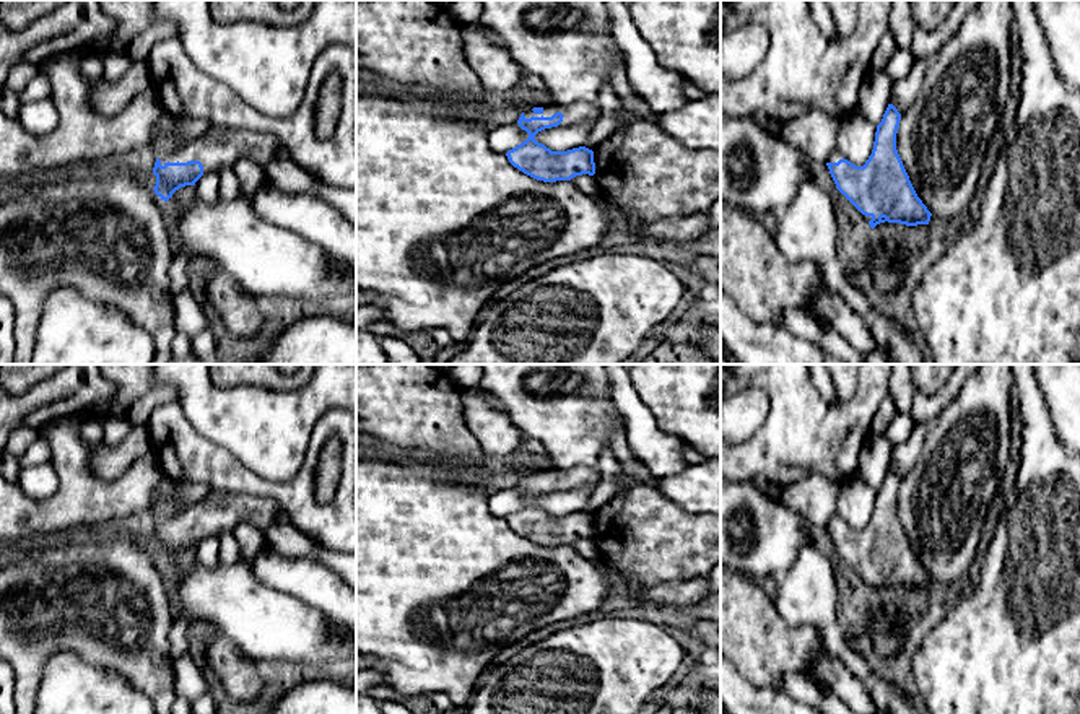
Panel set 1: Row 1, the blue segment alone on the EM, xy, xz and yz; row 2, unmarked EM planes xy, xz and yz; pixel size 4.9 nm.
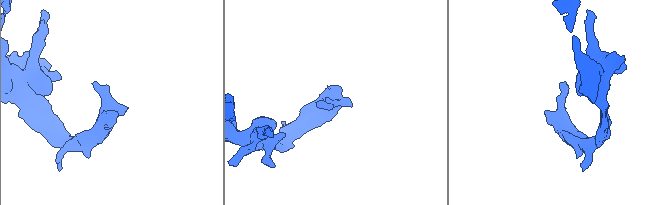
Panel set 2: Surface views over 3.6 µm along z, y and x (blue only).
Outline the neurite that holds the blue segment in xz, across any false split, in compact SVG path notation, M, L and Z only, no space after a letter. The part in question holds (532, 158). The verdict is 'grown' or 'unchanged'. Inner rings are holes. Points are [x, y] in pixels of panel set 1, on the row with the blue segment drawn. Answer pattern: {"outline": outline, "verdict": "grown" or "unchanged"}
{"outline": "M574 102L571 106L522 107L517 120L529 138L506 153L509 163L524 174L543 181L571 181L576 176L595 174L594 151L579 146L568 151L551 151L535 140L535 135L551 127L594 125L600 117L599 104Z", "verdict": "grown"}

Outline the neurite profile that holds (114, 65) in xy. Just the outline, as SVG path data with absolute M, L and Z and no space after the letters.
M98 49L102 57L102 76L107 83L119 81L132 65L128 55L115 54L106 49Z

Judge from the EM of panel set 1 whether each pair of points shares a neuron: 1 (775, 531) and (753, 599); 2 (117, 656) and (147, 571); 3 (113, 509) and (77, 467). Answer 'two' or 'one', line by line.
1: two
2: one
3: one

